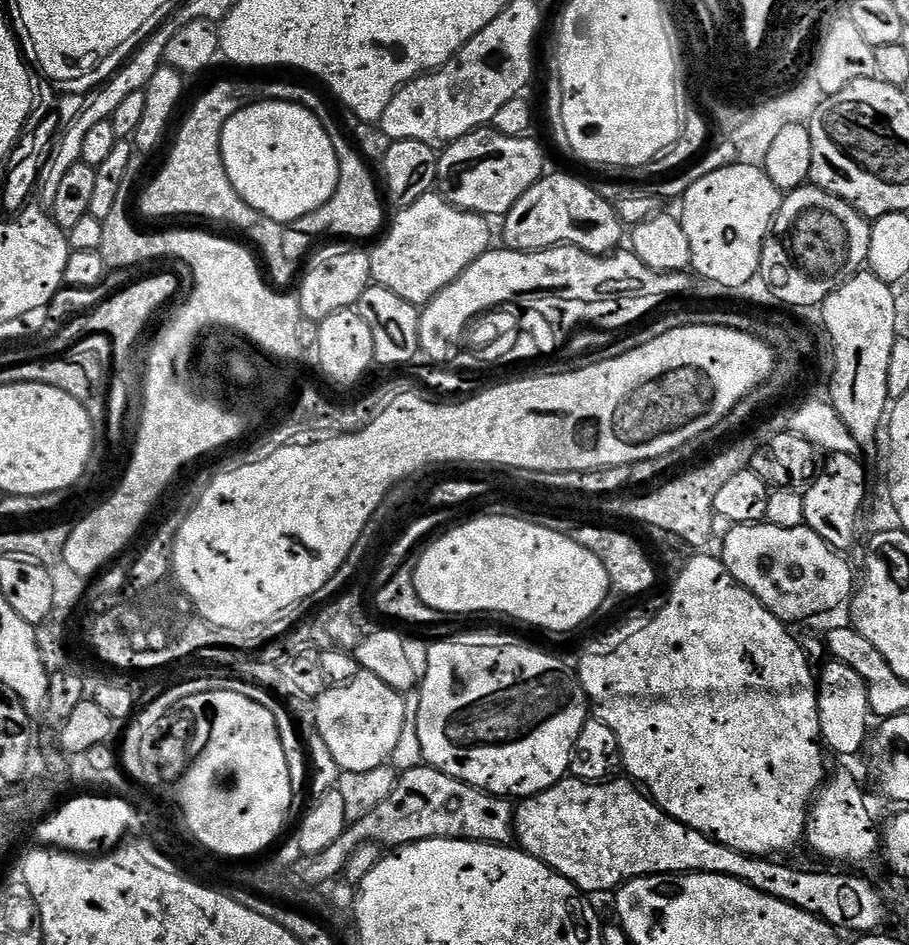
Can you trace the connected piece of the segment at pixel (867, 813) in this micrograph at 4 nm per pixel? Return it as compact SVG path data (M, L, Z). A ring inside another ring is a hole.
M836 772L825 779L821 789L816 793L815 800L808 814L808 826L806 829L806 844L809 844L820 856L825 856L828 860L833 860L833 865L848 866L853 864L853 869L860 870L863 864L868 864L872 859L879 857L882 852L882 832L876 828L876 820L872 817L872 812L868 809L868 800L864 797L864 792L860 789L860 784L848 772Z

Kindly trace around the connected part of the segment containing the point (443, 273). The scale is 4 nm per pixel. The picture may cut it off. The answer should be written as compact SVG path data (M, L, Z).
M435 191L427 192L422 198L418 198L418 202L399 209L395 215L393 220L391 217L390 227L387 229L388 237L376 249L371 249L372 278L386 290L394 290L398 298L406 298L406 302L417 306L430 303L443 288L450 286L450 282L454 282L454 278L458 278L458 274L465 272L494 244L492 228L488 225L491 224L489 217L456 208Z

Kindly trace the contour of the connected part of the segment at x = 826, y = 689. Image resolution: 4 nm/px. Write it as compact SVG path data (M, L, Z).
M839 662L831 663L825 663L824 673L821 676L819 673L818 676L816 701L820 715L820 739L829 753L837 752L840 756L852 756L863 744L865 747L870 736L868 685L850 666Z

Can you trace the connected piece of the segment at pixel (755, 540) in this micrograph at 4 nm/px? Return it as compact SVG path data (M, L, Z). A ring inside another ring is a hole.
M767 522L759 524L738 524L730 530L730 534L722 541L722 559L726 570L745 588L746 591L754 593L758 602L774 614L795 626L799 620L812 620L823 612L832 612L849 603L854 591L854 576L852 580L852 568L844 561L845 557L831 548L814 530L806 526L794 529L783 529Z

